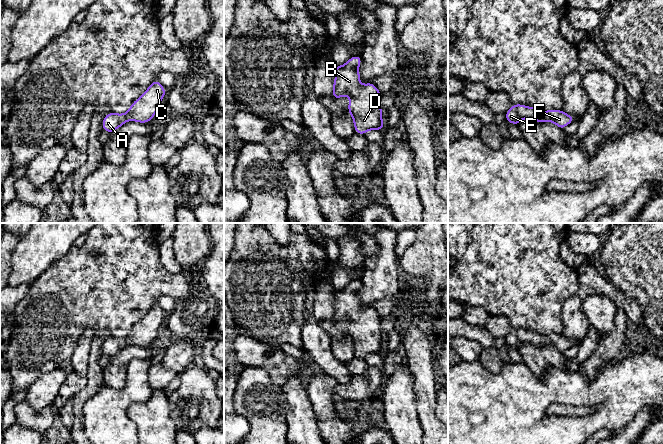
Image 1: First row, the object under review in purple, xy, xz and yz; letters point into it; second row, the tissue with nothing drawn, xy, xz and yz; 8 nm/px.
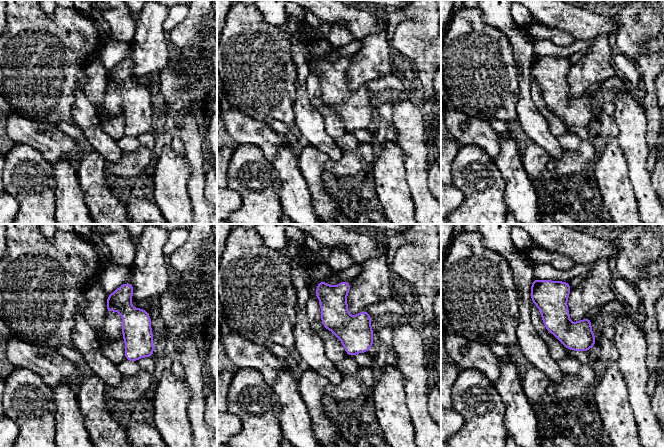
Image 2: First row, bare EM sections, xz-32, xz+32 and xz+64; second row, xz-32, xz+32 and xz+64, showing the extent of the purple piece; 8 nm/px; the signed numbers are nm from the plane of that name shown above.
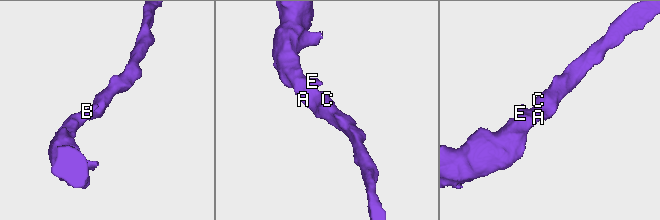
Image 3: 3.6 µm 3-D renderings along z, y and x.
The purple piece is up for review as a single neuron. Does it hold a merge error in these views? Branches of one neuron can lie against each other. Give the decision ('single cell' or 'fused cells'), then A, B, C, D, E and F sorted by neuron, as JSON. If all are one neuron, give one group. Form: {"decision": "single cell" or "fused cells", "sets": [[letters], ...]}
{"decision": "single cell", "sets": [["A", "B", "C", "D", "E", "F"]]}

